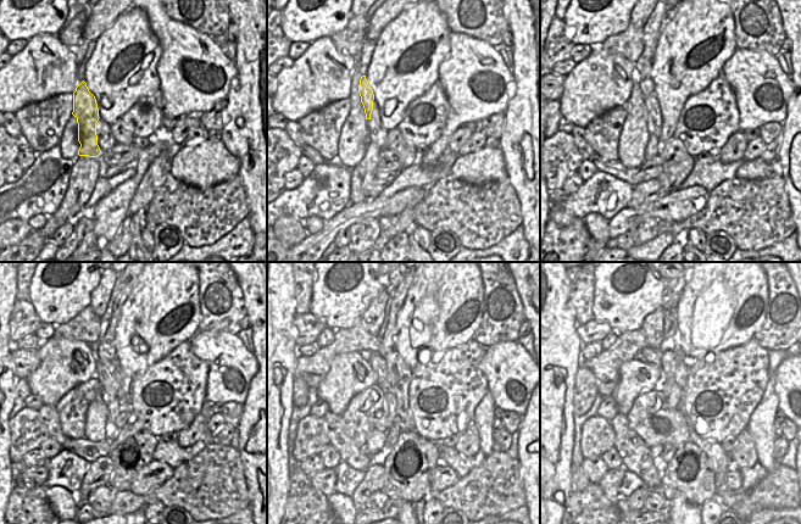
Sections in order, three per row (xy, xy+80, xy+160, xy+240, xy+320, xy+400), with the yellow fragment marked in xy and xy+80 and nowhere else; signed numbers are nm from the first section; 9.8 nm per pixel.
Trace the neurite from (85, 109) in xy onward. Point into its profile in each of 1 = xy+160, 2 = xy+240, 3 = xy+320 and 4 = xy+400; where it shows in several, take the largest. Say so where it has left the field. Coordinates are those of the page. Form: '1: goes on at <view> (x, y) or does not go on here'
1: goes on at xy+160 (646, 84)
2: goes on at xy+240 (106, 351)
3: goes on at xy+320 (398, 295)
4: goes on at xy+400 (667, 319)

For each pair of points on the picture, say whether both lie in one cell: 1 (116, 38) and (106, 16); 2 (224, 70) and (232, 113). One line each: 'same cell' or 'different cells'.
1: different cells
2: different cells

